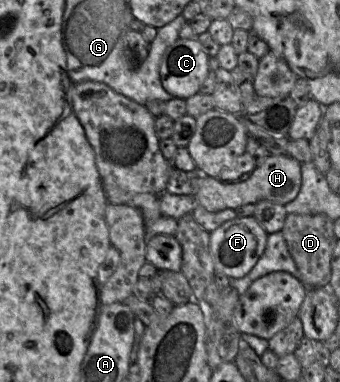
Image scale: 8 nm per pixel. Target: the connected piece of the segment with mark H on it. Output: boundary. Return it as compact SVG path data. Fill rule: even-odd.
M269 155L261 165L240 182L223 182L218 178L213 178L200 174L197 180L197 192L194 199L197 205L210 212L223 211L246 205L257 204L261 201L269 201L285 206L293 201L301 188L301 163L289 155Z

